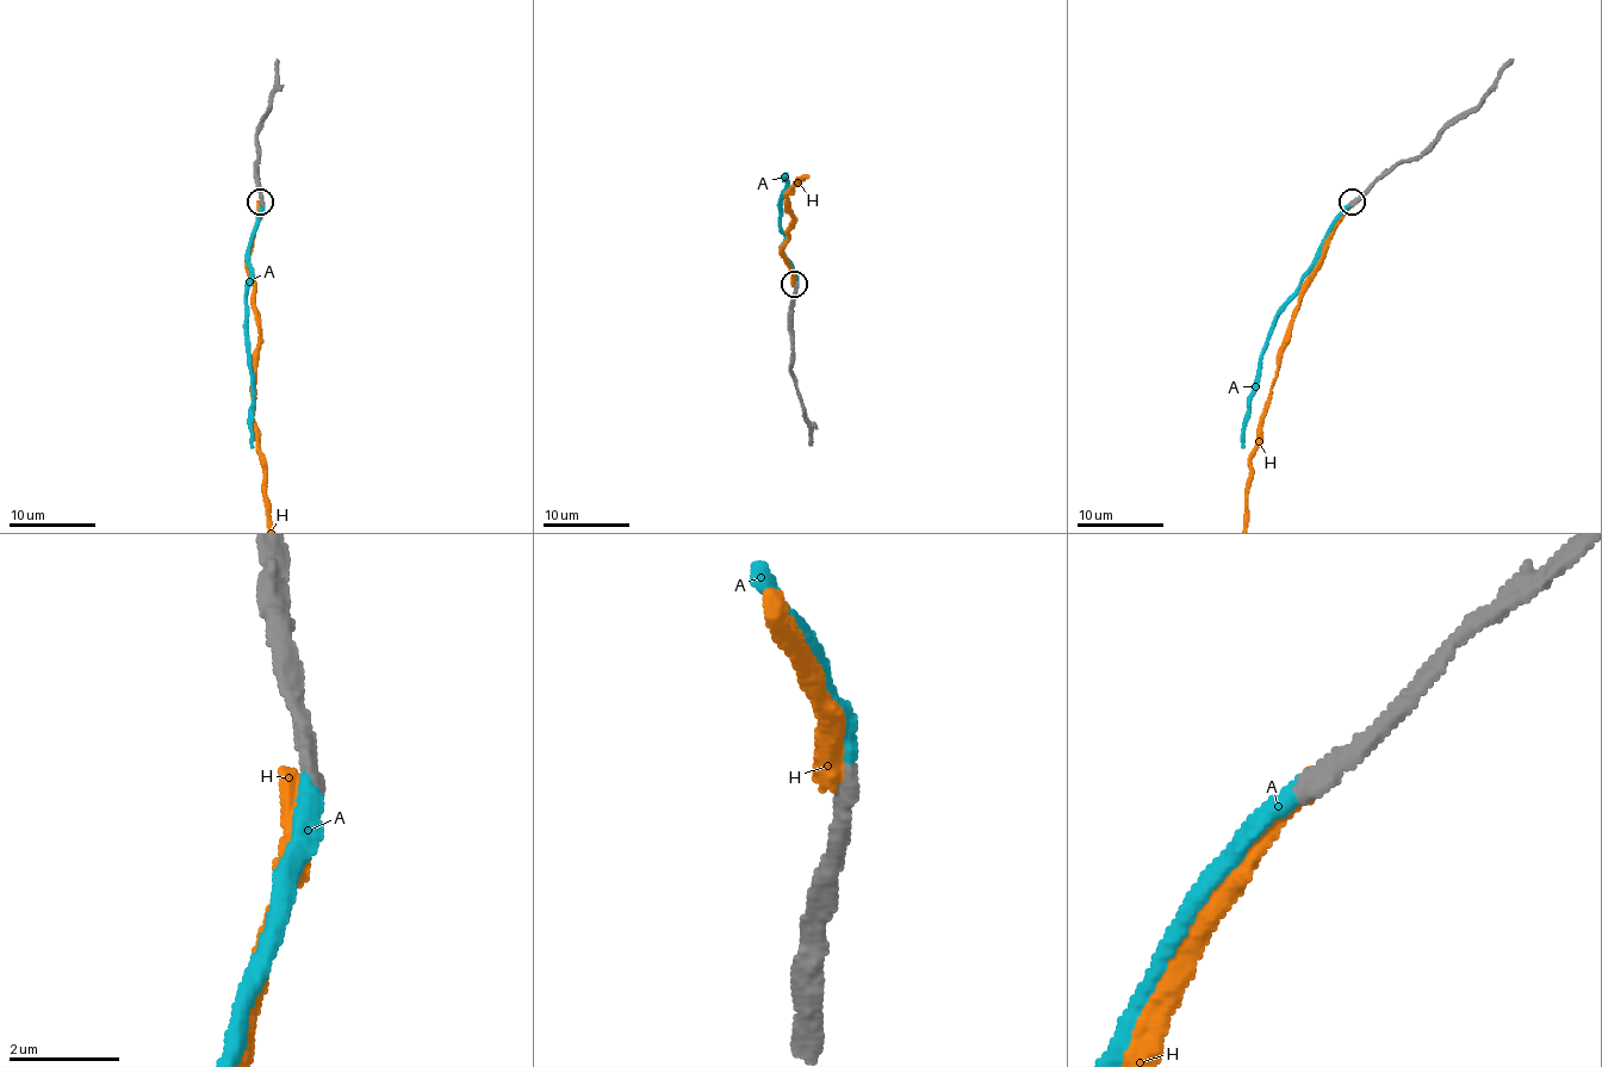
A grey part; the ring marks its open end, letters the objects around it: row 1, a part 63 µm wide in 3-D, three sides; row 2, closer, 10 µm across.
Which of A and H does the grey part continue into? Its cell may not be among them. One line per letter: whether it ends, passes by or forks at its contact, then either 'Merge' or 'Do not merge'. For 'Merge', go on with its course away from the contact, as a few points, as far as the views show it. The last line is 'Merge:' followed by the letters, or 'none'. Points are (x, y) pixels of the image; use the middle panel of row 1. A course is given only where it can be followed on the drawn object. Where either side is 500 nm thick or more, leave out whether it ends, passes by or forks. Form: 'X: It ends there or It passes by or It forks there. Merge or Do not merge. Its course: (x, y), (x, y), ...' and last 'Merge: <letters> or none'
A: It ends there. Merge. Its course: (795, 284), (795, 271), (784, 258), (780, 208), (787, 191), (787, 173)
H: It ends there. Do not merge
Merge: A

